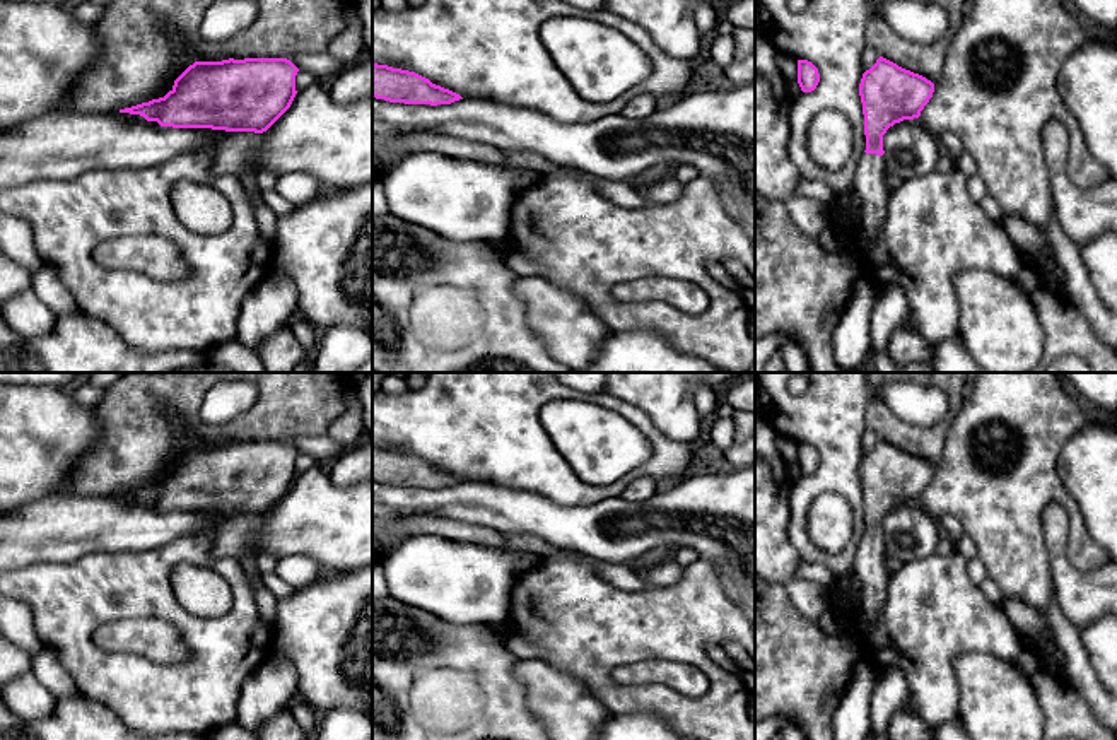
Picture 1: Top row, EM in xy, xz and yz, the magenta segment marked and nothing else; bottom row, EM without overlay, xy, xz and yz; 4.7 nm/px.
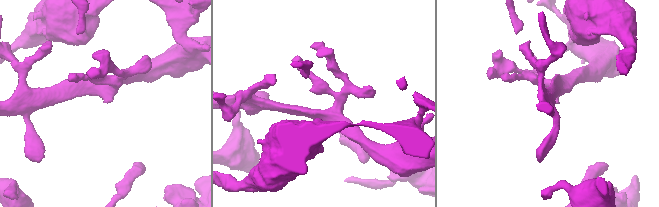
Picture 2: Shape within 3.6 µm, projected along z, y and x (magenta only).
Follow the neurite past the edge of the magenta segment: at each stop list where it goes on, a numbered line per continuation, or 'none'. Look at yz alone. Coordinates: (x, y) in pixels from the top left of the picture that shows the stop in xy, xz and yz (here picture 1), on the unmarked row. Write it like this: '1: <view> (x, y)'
1: yz (801, 674)

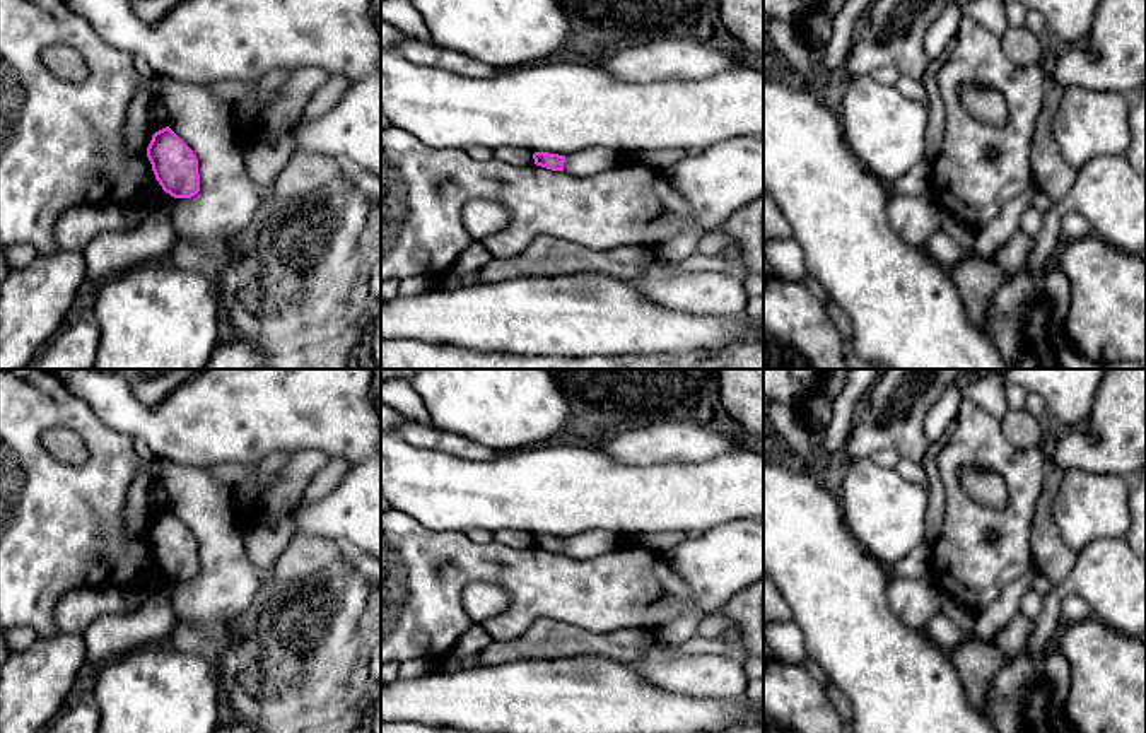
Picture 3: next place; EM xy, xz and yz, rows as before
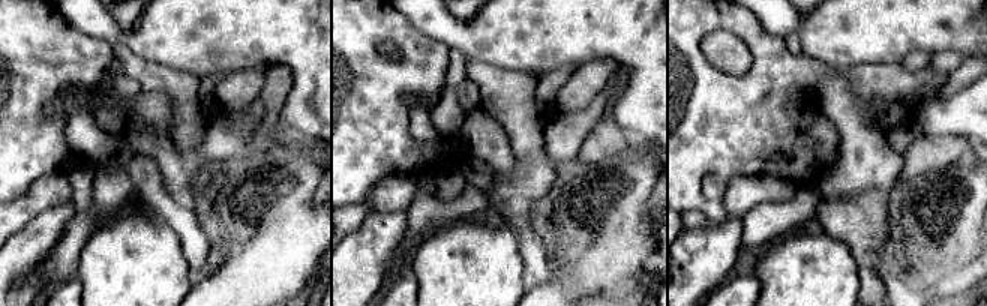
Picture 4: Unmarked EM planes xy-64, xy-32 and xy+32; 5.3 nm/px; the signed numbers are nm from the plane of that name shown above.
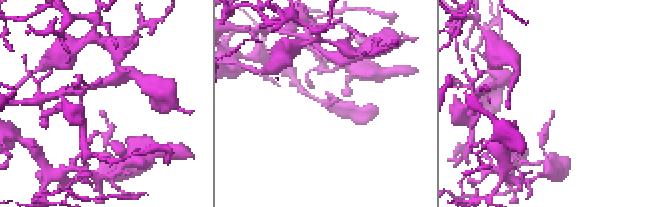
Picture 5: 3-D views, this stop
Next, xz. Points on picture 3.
none

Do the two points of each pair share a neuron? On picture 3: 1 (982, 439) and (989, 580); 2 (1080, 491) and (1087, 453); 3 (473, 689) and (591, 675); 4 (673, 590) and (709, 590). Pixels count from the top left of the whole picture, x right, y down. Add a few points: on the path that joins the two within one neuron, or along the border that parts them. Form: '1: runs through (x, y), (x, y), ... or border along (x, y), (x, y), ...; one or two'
1: runs through (1017, 474), (1018, 515), (996, 545); one
2: border along (1064, 470), (1083, 469), (1122, 477); two
3: runs through (502, 689), (562, 689); one
4: border along (677, 569), (692, 593), (692, 603), (685, 615); two

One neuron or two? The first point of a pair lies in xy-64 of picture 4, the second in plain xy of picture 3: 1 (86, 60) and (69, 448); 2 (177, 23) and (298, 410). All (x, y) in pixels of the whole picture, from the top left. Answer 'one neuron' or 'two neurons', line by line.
1: two neurons
2: one neuron

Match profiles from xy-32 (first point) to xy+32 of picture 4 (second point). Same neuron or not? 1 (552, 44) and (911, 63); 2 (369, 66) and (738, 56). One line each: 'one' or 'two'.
1: two
2: two

